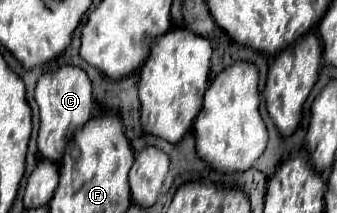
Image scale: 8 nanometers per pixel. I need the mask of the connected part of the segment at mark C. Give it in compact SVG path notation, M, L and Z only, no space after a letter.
M62 66L56 72L44 72L36 82L34 100L40 110L40 130L38 130L38 152L50 162L62 160L62 150L72 132L84 126L92 114L92 86L86 72L78 66Z

